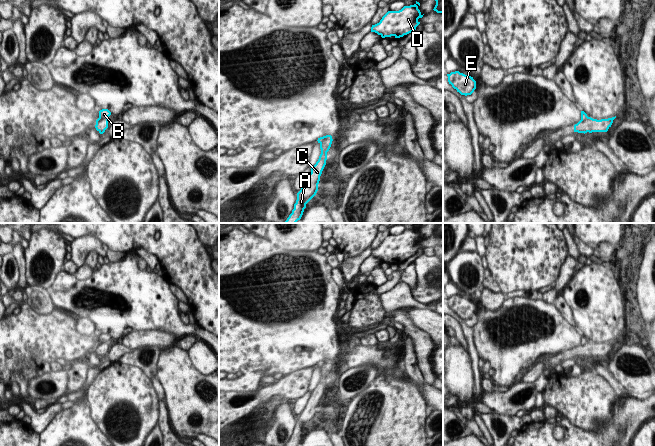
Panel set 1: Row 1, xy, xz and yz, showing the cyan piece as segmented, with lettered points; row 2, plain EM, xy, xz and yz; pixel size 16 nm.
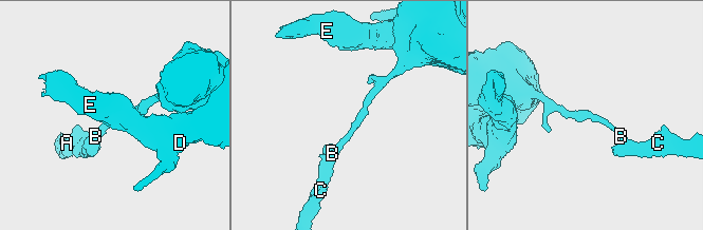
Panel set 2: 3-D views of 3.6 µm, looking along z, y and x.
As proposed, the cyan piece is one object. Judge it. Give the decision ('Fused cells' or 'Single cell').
Fused cells

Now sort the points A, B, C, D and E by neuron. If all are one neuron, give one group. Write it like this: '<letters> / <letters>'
A C / B D E

